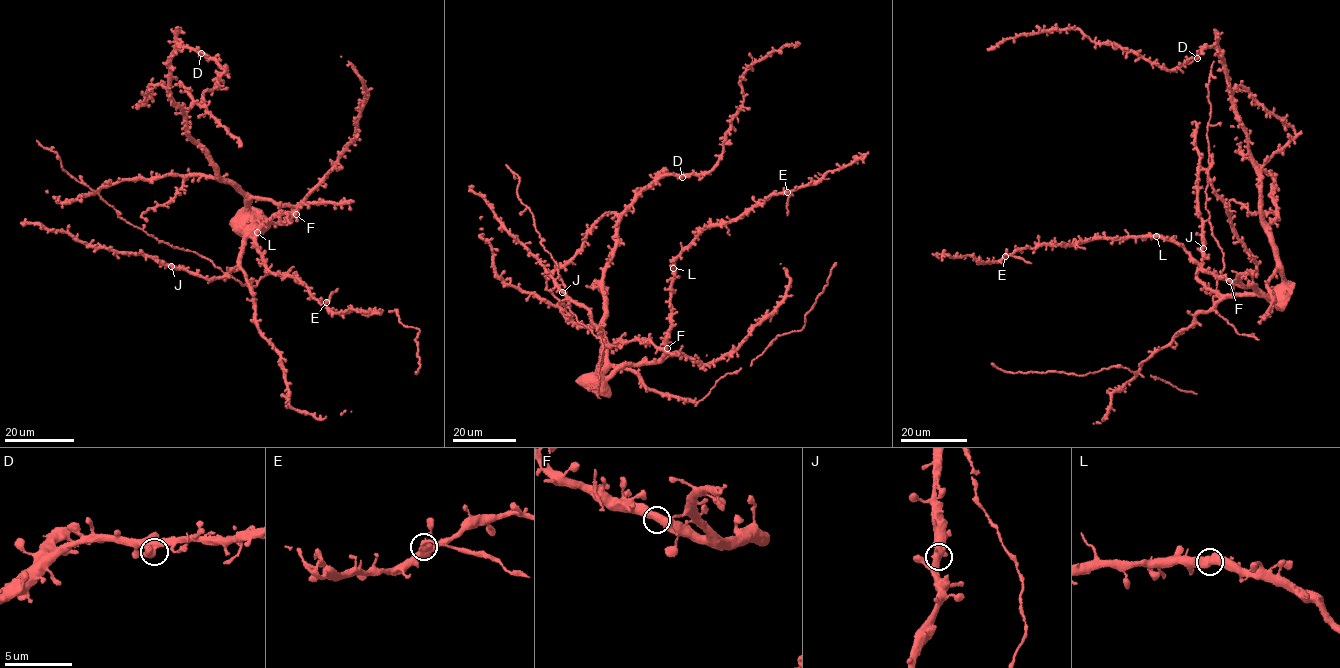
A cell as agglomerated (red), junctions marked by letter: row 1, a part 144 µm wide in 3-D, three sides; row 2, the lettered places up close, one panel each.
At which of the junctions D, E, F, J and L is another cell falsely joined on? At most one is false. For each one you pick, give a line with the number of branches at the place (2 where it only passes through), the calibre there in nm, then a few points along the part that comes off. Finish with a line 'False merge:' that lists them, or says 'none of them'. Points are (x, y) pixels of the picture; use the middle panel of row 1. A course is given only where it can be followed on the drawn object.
E: 2 | 480 nm | (787, 192), (790, 196), (787, 216)
False merge: E

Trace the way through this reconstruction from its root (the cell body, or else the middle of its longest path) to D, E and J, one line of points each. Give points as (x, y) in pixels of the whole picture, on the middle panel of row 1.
D: (592, 383), (607, 360), (603, 279), (619, 242), (621, 218), (642, 190), (661, 177), (682, 177)
E: (592, 383), (625, 366), (653, 364), (665, 352), (674, 258), (695, 237), (787, 192)
J: (592, 383), (591, 375), (597, 373), (602, 345), (601, 330), (593, 322), (588, 310), (573, 303), (562, 292)

